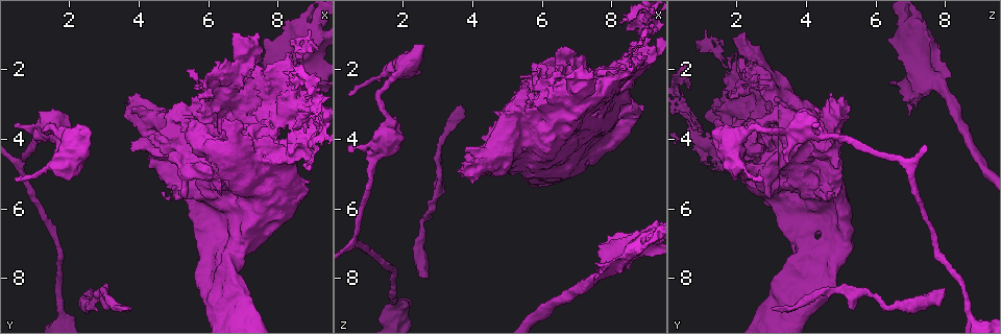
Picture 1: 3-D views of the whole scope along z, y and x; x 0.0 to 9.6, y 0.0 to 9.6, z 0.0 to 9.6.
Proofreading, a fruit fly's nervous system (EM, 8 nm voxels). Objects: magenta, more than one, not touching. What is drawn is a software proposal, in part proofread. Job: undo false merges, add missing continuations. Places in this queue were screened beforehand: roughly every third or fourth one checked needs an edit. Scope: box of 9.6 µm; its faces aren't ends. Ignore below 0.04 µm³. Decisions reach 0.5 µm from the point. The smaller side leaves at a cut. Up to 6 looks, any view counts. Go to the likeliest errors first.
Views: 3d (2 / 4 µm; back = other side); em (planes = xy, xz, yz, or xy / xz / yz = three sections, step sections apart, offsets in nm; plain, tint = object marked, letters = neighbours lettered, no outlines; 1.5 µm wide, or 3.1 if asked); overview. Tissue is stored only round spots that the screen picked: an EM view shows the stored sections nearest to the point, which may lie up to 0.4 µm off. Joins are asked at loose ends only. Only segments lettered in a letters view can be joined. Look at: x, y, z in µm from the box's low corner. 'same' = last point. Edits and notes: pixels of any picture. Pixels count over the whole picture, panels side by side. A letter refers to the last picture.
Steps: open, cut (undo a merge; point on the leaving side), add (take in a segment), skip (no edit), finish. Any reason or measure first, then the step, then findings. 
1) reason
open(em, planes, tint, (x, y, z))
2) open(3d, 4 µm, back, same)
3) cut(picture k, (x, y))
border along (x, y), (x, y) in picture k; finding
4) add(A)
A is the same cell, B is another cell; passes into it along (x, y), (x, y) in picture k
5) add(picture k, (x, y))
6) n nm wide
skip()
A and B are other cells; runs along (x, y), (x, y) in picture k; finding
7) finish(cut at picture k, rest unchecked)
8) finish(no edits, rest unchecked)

stops while still wide
open(em, xy, step 4, tint, (2.60, 8.25, 7.95))

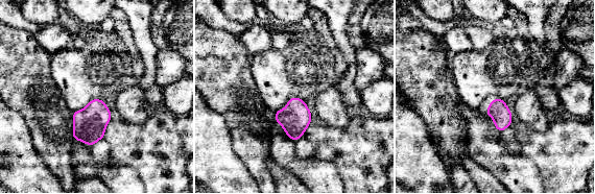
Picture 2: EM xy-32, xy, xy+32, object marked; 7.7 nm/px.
another direction
open(em, planes, letters, same)

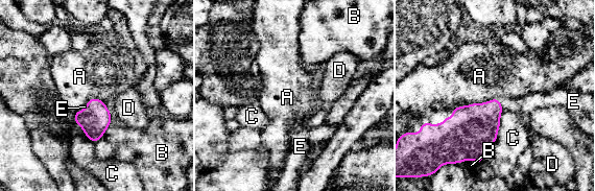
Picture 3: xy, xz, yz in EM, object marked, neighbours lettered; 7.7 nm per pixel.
add(E)
E is the same cell, A, B, C and D are other cells; it goes on there

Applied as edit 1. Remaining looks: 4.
redraw
open(overview)

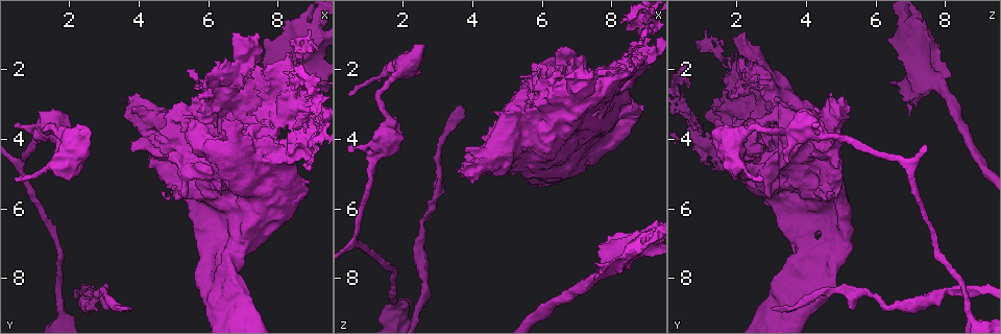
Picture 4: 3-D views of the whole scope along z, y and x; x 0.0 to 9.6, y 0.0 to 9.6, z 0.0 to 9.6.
free end
open(3d, 2 µm, back, (7.65, 1.15, 7.65))

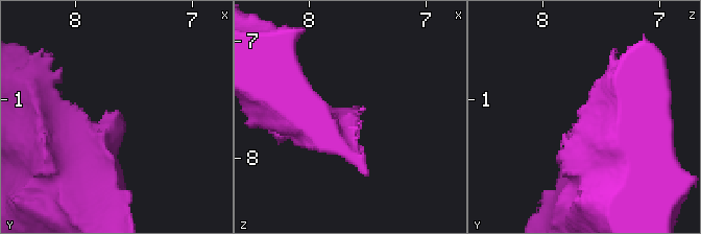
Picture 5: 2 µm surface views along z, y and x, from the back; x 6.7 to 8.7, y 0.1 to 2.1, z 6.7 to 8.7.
shape alone is not enough
open(em, planes, plain, same)

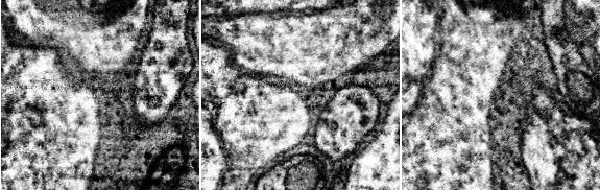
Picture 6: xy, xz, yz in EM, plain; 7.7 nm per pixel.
open(em, planes, letters, same)

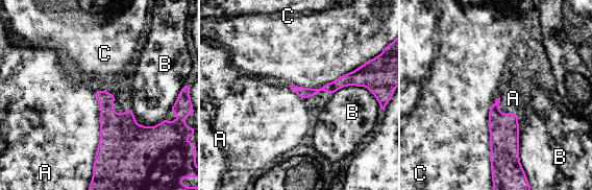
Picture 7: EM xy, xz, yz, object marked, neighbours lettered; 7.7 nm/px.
A touches over 600 nm
skip()
A, B and C are other cells; none of them fits

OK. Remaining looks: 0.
finish(add at picture 3, rest unchecked)

